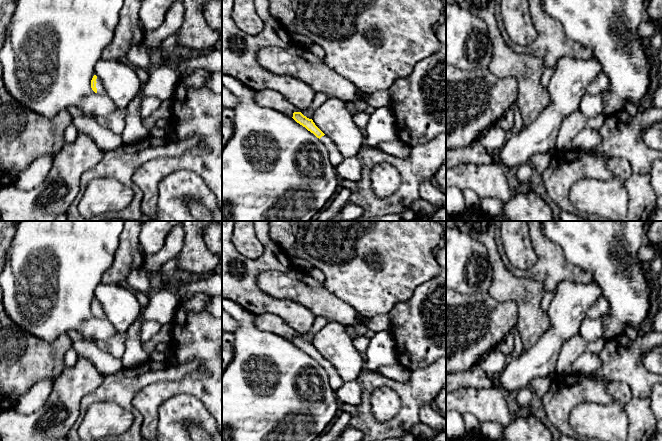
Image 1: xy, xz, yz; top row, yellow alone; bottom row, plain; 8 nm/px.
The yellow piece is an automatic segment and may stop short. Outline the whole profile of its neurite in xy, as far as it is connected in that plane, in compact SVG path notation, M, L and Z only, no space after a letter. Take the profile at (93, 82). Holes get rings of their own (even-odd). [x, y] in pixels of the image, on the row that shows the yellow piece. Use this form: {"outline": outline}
{"outline": "M94 75L91 80L91 88L95 93L98 93L98 94L105 93L105 88L103 86L103 83L96 75Z"}

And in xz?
{"outline": "M294 112L292 117L297 123L305 127L308 131L313 133L320 141L327 147L329 158L331 164L336 167L340 164L344 157L338 150L337 146L333 143L333 141L326 136L313 122L312 119L307 118L301 112Z"}

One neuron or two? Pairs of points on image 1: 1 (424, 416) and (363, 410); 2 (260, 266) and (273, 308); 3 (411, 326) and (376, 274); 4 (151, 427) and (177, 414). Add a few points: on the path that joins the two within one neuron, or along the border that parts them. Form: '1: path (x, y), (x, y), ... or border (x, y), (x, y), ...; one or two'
1: border (429, 403), (425, 403), (421, 407), (419, 421); two
2: path (252, 277), (252, 289), (262, 299); one
3: border (414, 289), (407, 299), (398, 302), (387, 313); two
4: border (163, 401), (159, 407), (159, 420), (156, 430); two

